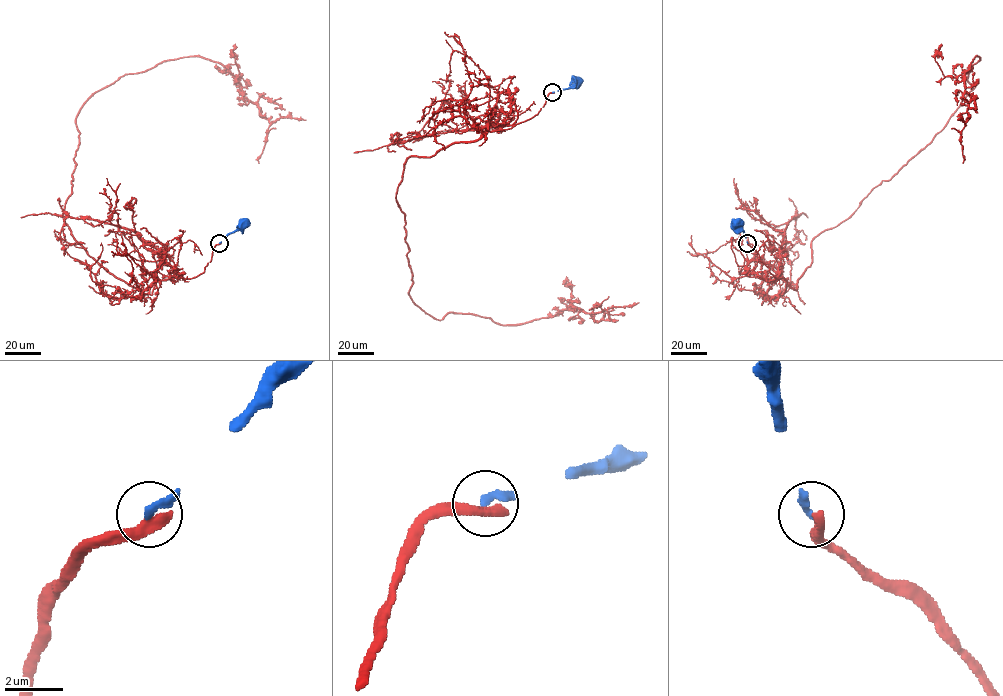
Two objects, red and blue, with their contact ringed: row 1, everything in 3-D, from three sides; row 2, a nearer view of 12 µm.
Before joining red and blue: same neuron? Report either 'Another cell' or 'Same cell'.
Same cell

